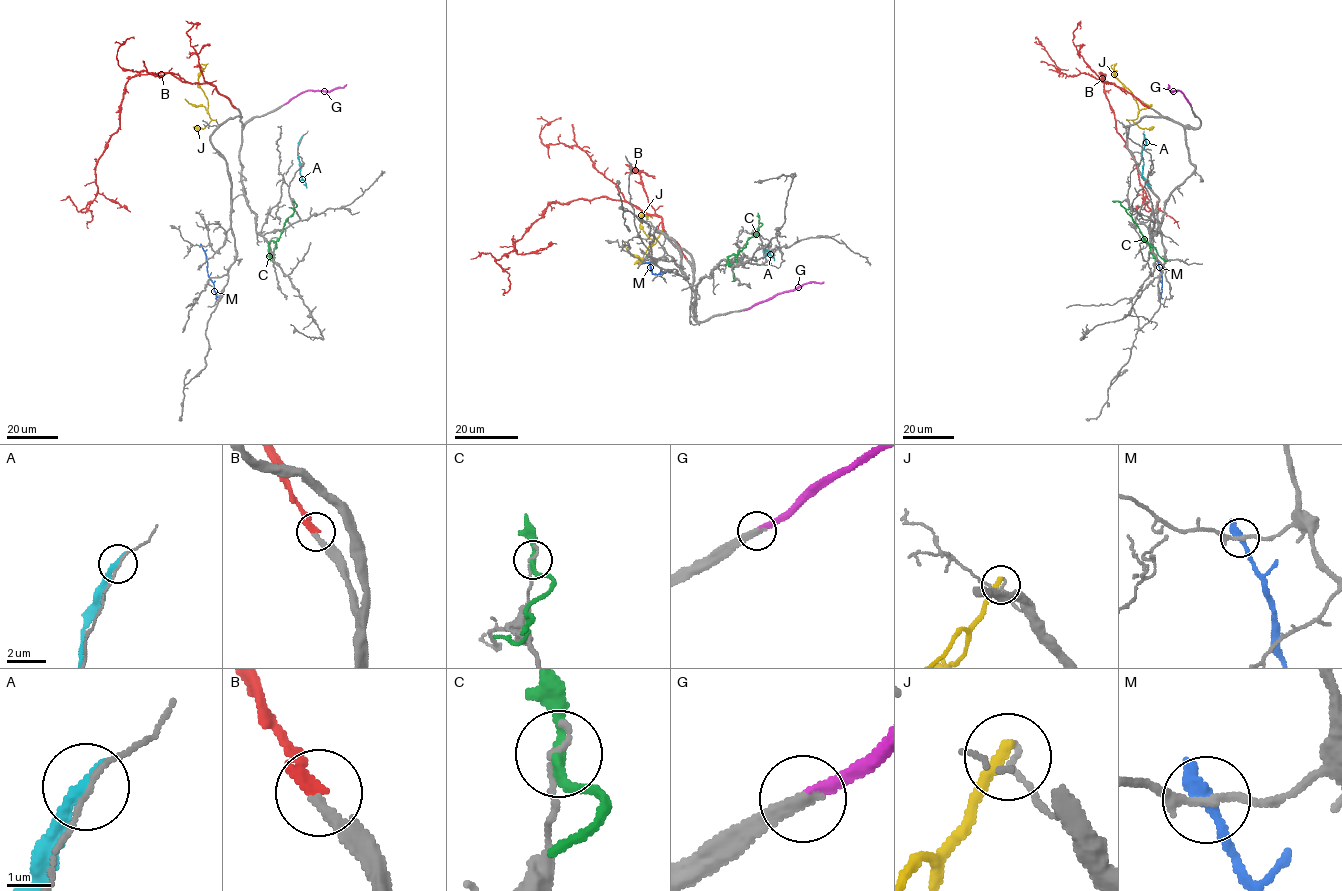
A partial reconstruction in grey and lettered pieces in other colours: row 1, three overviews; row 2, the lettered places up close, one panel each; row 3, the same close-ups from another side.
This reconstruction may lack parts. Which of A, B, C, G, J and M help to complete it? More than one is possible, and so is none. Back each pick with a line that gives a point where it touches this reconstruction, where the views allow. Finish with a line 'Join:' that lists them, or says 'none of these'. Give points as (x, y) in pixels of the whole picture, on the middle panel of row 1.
B: Touches grey at (686, 258)
G: Touches grey at (746, 309)
Join: B, G

